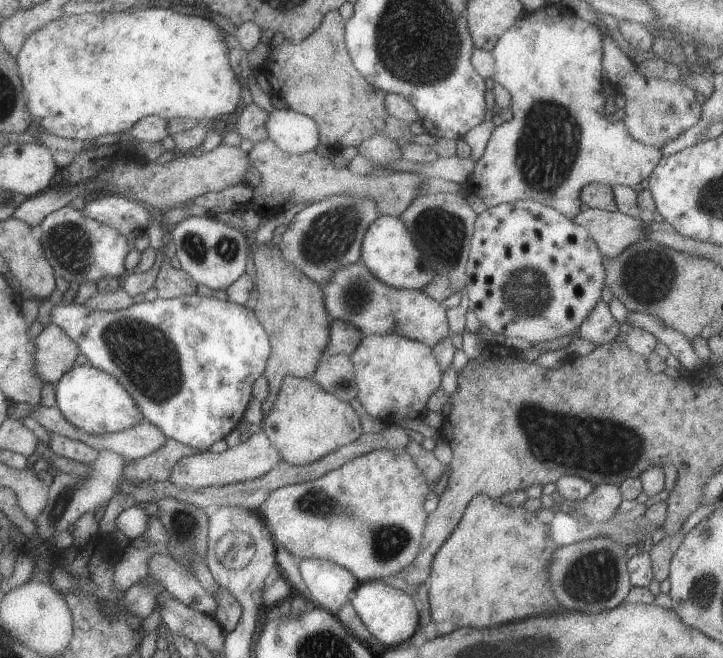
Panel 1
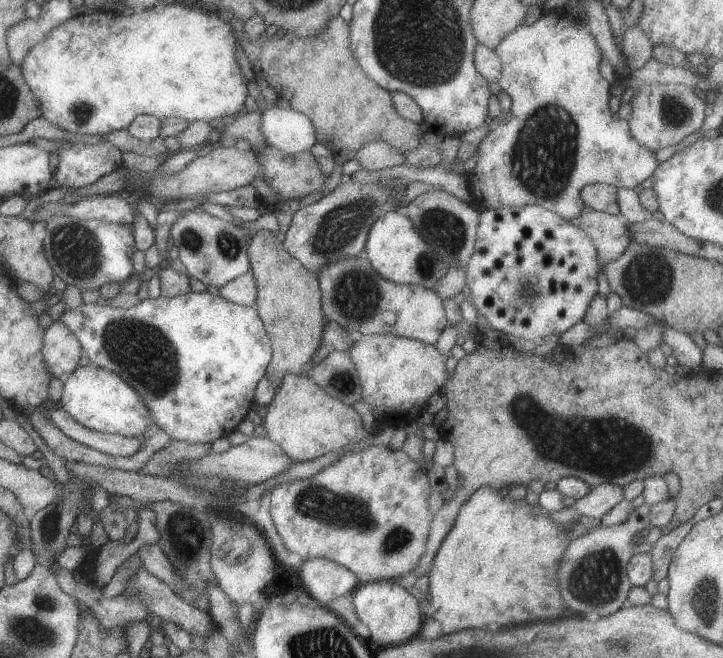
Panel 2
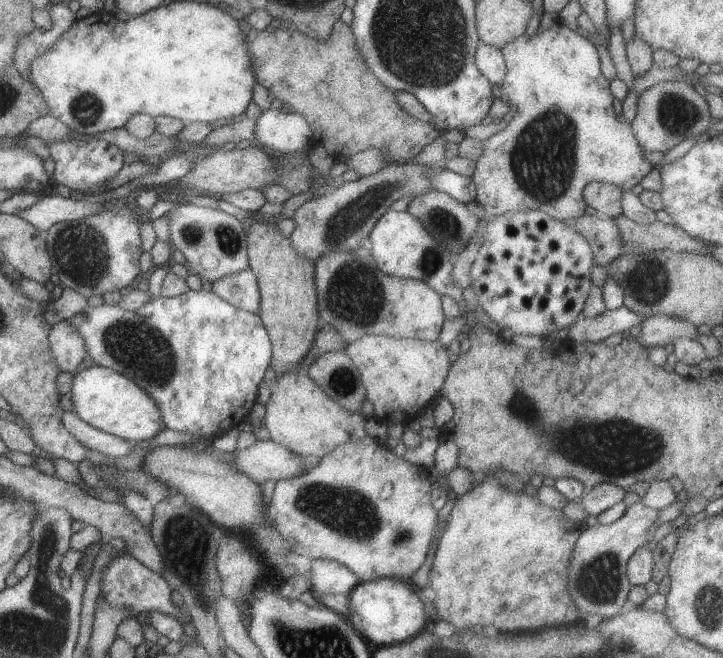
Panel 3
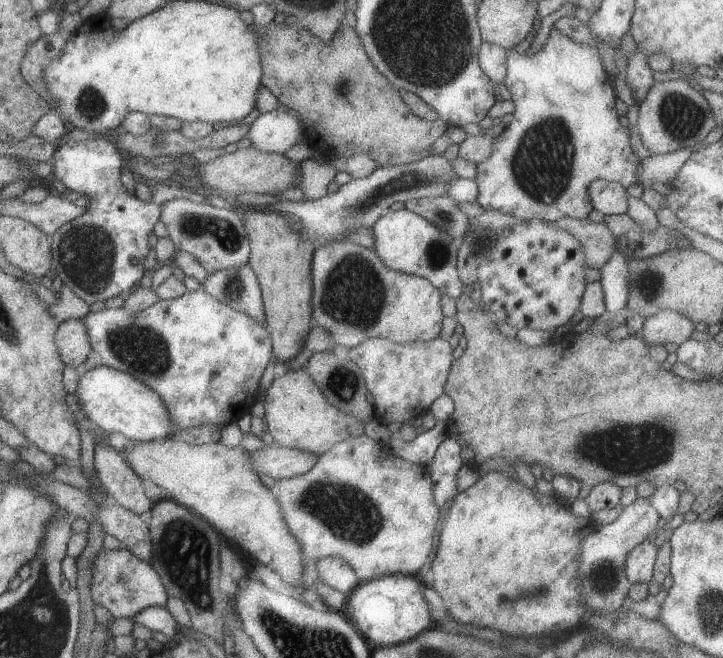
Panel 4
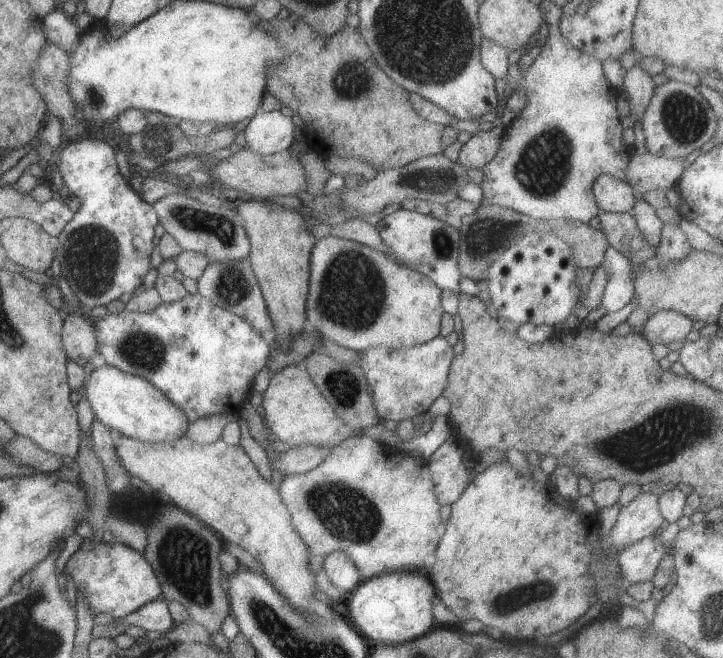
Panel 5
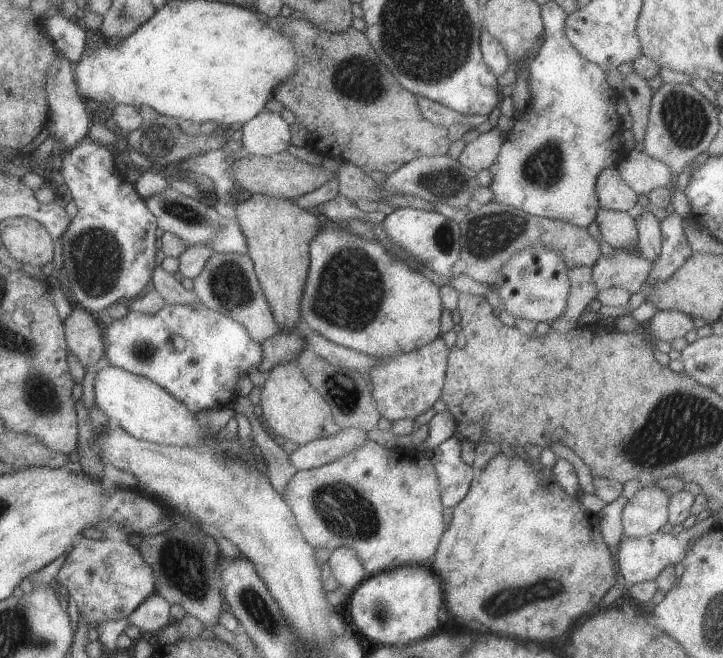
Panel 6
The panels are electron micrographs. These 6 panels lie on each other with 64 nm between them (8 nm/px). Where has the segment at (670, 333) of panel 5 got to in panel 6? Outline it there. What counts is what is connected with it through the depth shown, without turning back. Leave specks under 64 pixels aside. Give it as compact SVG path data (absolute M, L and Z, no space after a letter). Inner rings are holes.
M663 310L657 312L649 322L645 322L651 338L655 342L669 342L673 338L681 338L685 336L689 330L693 330L693 318L685 312L677 312L677 310Z

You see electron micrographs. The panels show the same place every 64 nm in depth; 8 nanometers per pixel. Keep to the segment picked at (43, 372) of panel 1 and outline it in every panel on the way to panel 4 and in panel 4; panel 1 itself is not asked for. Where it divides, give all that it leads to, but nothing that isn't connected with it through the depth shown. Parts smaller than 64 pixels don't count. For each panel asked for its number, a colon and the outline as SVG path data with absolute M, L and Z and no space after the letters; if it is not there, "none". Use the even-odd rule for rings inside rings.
2: M55 320L43 336L43 360L51 372L51 378L61 378L65 382L67 376L79 368L79 356L79 340L61 320Z
3: M59 322L51 328L47 336L53 360L61 372L73 374L75 368L81 364L81 360L87 356L85 340L81 340L81 334L77 332L73 322Z
4: M65 320L59 324L59 330L55 334L55 344L59 350L61 360L65 366L79 366L83 364L91 354L91 340L87 336L87 328L83 320Z

